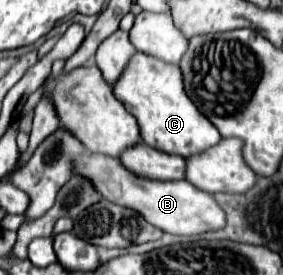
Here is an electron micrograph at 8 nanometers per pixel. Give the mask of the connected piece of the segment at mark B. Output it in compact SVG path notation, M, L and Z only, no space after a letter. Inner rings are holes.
M91 152L85 156L79 156L75 160L75 174L87 176L95 184L95 188L103 194L103 198L107 198L109 202L137 210L139 214L143 214L147 218L149 224L153 224L155 228L161 228L163 232L169 232L169 234L197 236L197 234L221 230L227 224L225 212L217 204L217 200L211 194L191 186L187 180L183 180L183 182L141 180L135 174L127 172L117 158L97 156Z

